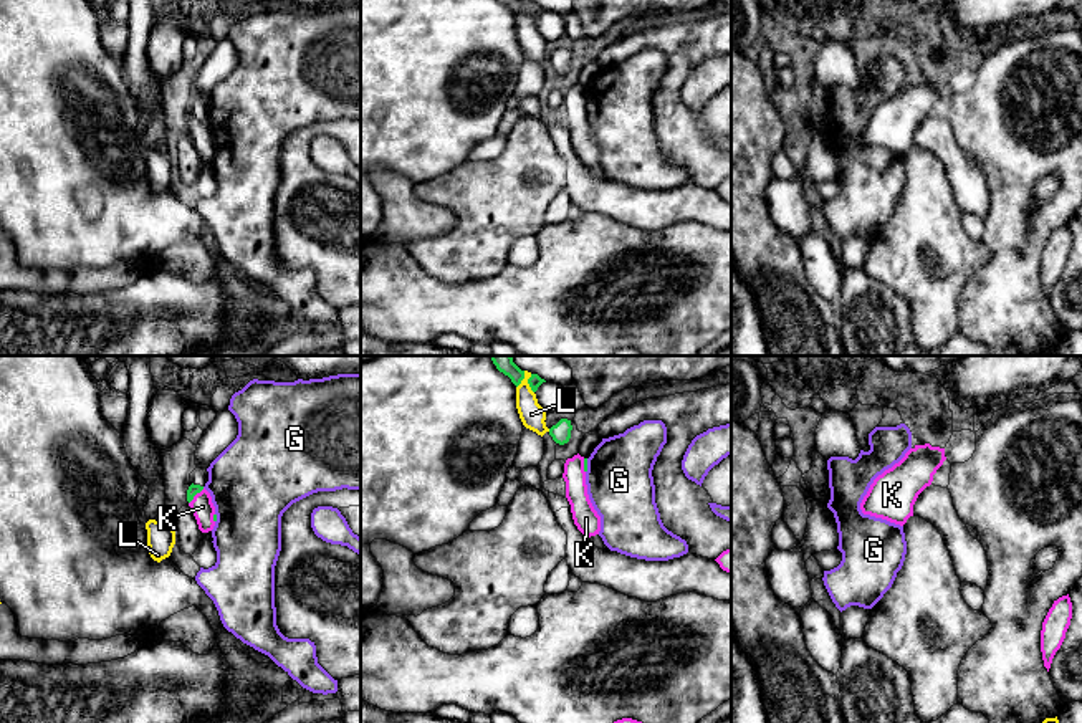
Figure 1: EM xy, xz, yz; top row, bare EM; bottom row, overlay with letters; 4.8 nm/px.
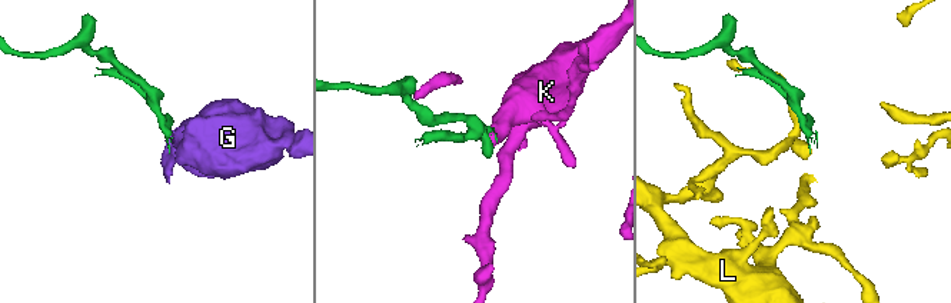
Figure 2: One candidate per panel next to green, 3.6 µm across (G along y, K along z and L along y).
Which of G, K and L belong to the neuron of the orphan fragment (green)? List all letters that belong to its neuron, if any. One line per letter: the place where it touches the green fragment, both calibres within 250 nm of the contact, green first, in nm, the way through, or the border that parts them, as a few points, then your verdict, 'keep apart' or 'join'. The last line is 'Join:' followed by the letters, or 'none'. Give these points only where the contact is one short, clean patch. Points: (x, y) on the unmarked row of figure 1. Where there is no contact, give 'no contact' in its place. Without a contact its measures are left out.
G: meets green in xz at (586, 95); 20 nm thick on the green side, 320 nm on the other; border along xz (588, 88), (586, 101); keep apart
K: meets green in xy at (196, 123); 50 nm thick on the green side, 110 nm on the other; runs through xy (192, 119), (196, 123), (202, 136); join
L: meets green in xz at (528, 12); 70 nm thick on the green side, 120 nm on the other; keep apart
Join: K

